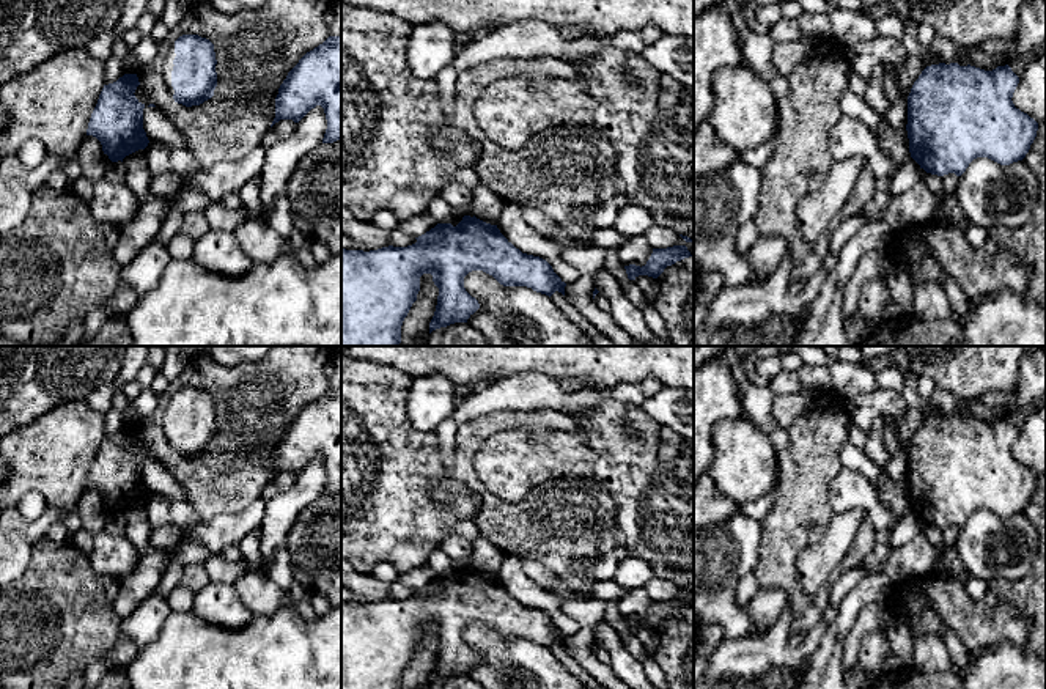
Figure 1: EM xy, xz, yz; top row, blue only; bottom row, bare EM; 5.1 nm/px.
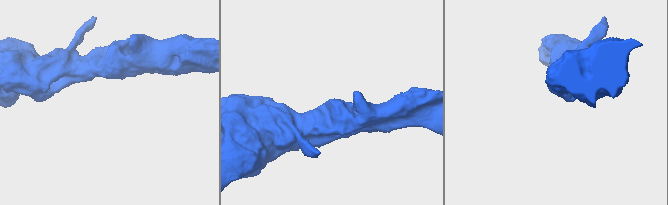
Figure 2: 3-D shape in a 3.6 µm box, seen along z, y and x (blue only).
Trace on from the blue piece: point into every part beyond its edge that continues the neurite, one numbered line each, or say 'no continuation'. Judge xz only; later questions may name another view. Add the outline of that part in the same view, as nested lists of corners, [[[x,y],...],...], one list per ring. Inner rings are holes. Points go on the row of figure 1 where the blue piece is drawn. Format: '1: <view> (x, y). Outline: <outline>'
no continuation

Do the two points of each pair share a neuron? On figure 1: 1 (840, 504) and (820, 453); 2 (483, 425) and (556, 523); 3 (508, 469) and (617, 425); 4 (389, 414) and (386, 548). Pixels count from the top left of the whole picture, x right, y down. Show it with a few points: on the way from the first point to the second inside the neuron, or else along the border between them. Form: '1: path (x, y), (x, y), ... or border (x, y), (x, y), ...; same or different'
1: border (843, 466), (829, 486), (829, 504), (834, 513); different
2: path (466, 460), (471, 480), (513, 523), (521, 523); same
3: path (535, 456), (562, 453), (590, 425); same
4: path (392, 447), (392, 460), (386, 466), (386, 515); same

